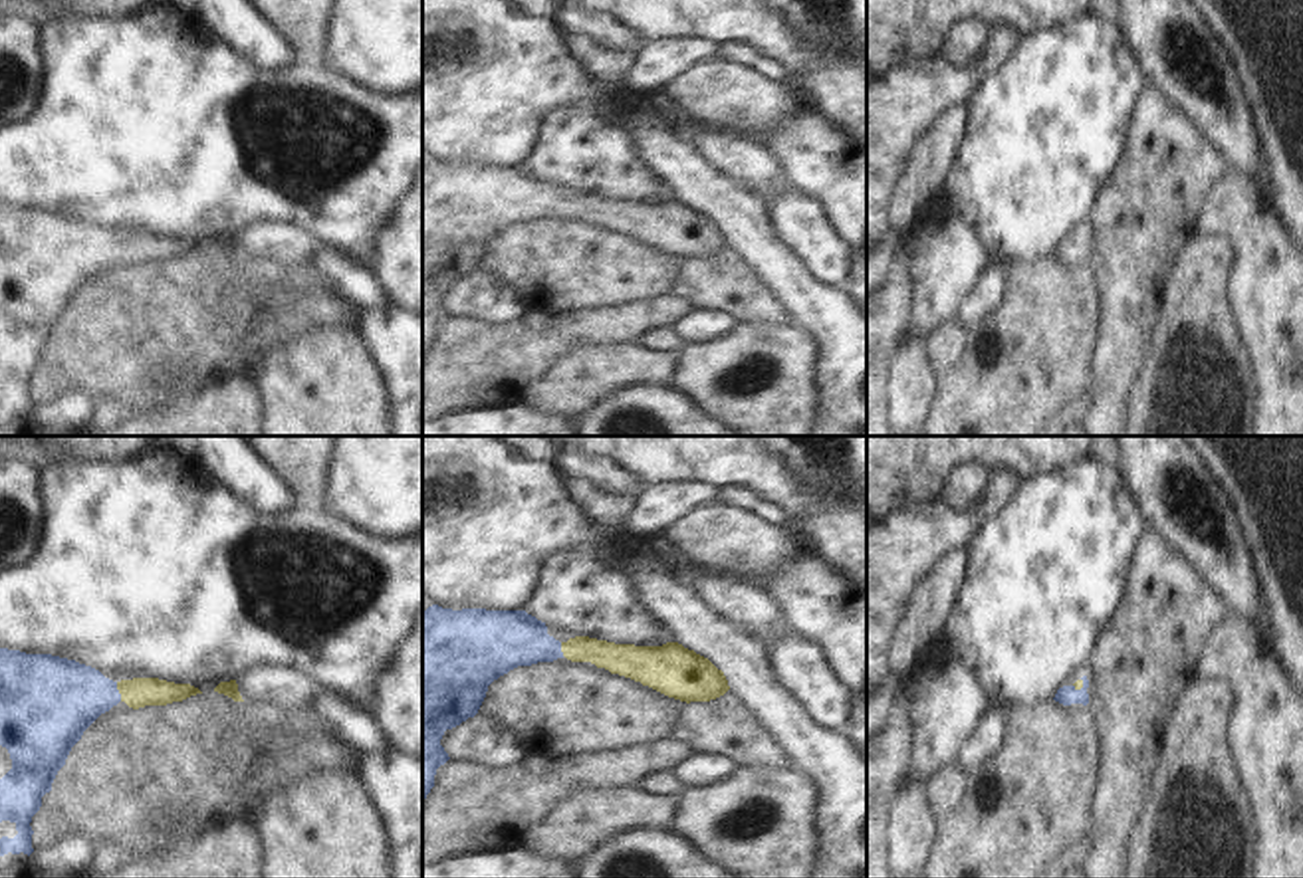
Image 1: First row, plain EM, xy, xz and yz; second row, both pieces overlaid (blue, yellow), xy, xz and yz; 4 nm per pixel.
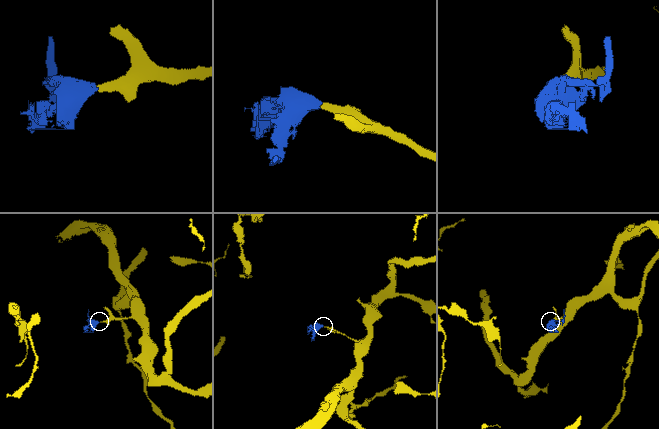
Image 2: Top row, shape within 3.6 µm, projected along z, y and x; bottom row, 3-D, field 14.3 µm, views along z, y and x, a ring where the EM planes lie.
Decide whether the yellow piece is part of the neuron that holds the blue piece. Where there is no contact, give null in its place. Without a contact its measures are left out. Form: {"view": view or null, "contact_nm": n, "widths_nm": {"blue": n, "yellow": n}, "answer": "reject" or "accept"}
{"view": "xy", "contact_nm": 80, "widths_nm": {"blue": 340, "yellow": 120}, "answer": "accept"}

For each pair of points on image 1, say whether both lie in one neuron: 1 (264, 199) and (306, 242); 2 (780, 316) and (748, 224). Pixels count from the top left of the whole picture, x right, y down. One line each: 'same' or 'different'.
1: different
2: different

